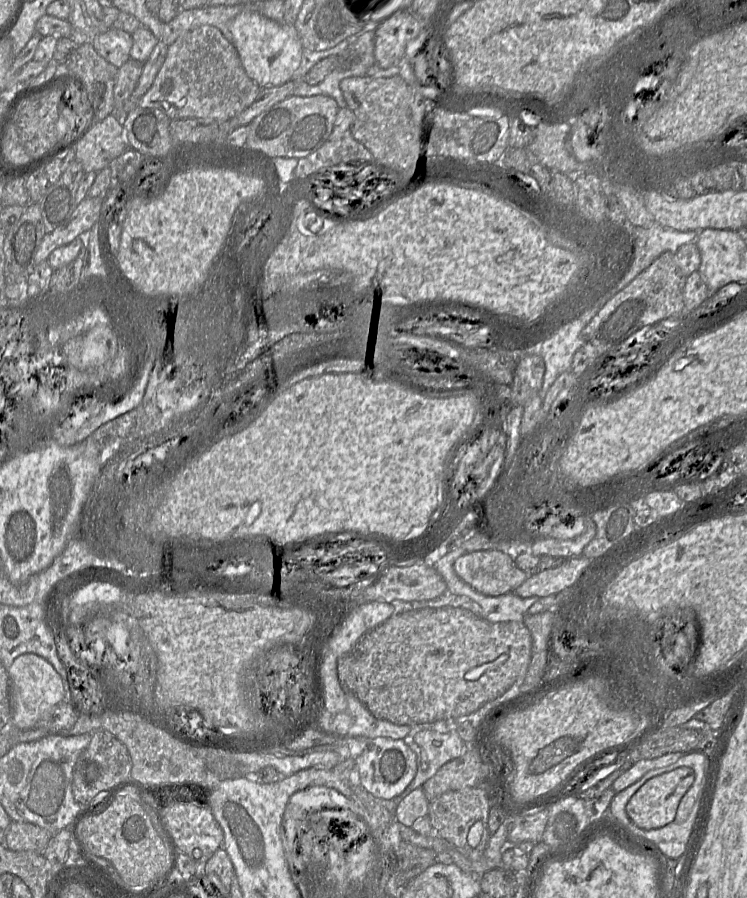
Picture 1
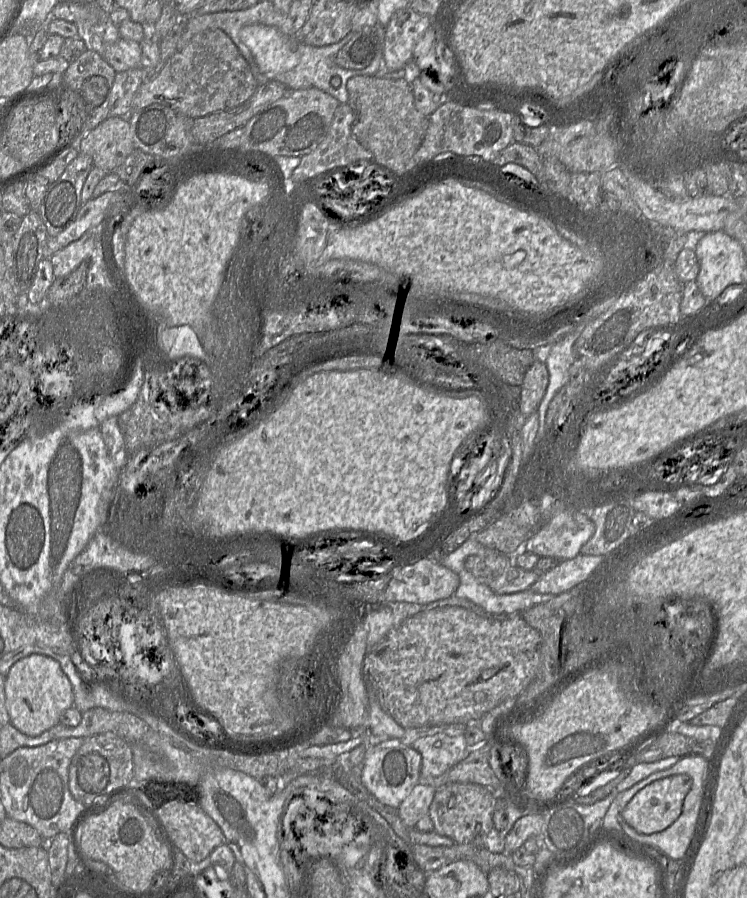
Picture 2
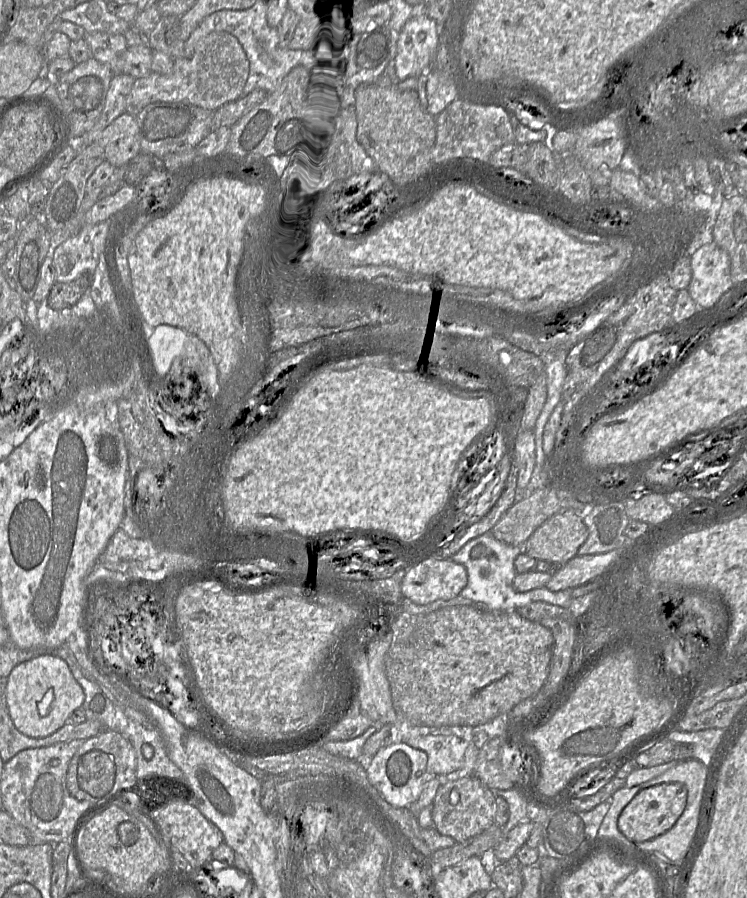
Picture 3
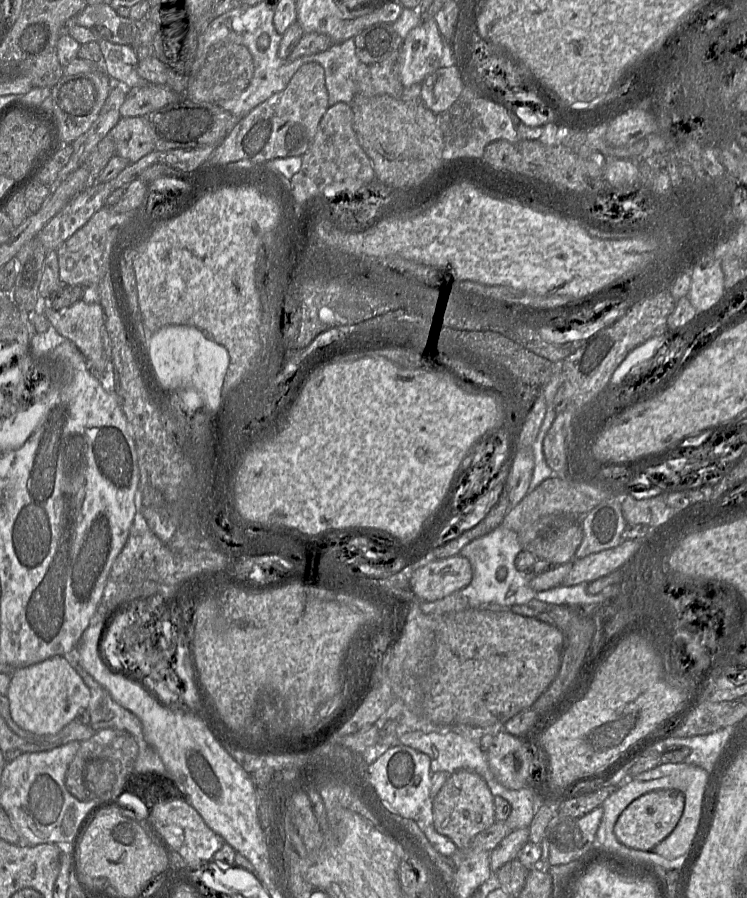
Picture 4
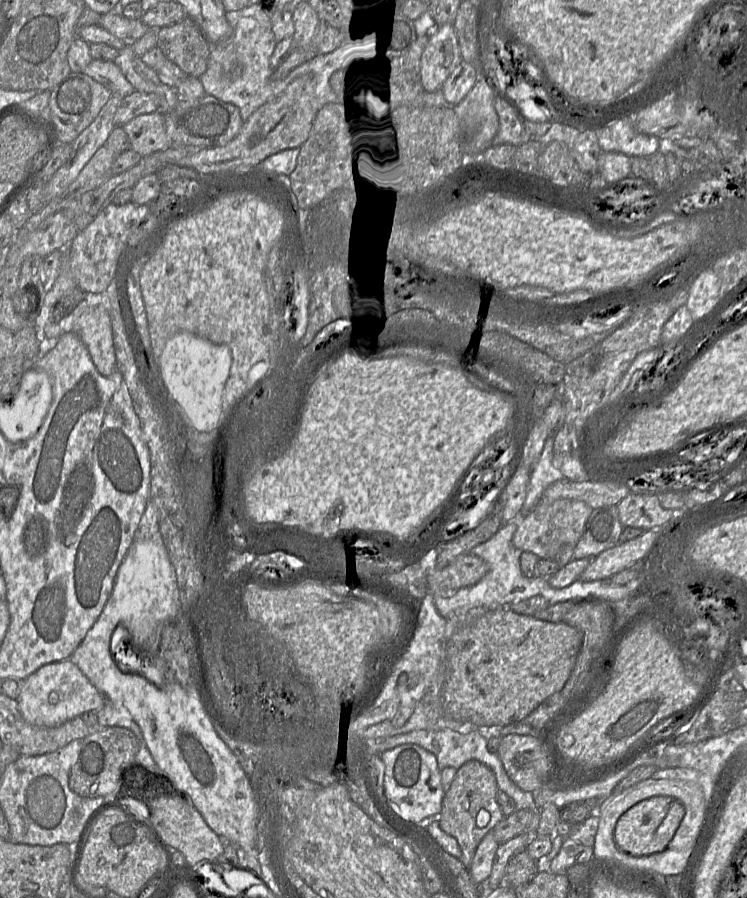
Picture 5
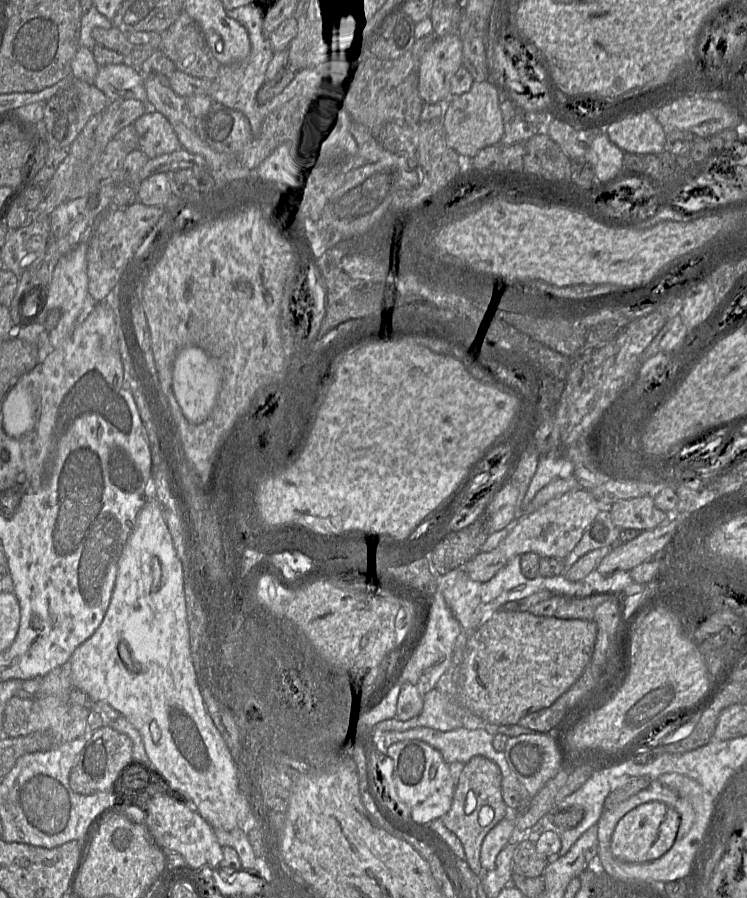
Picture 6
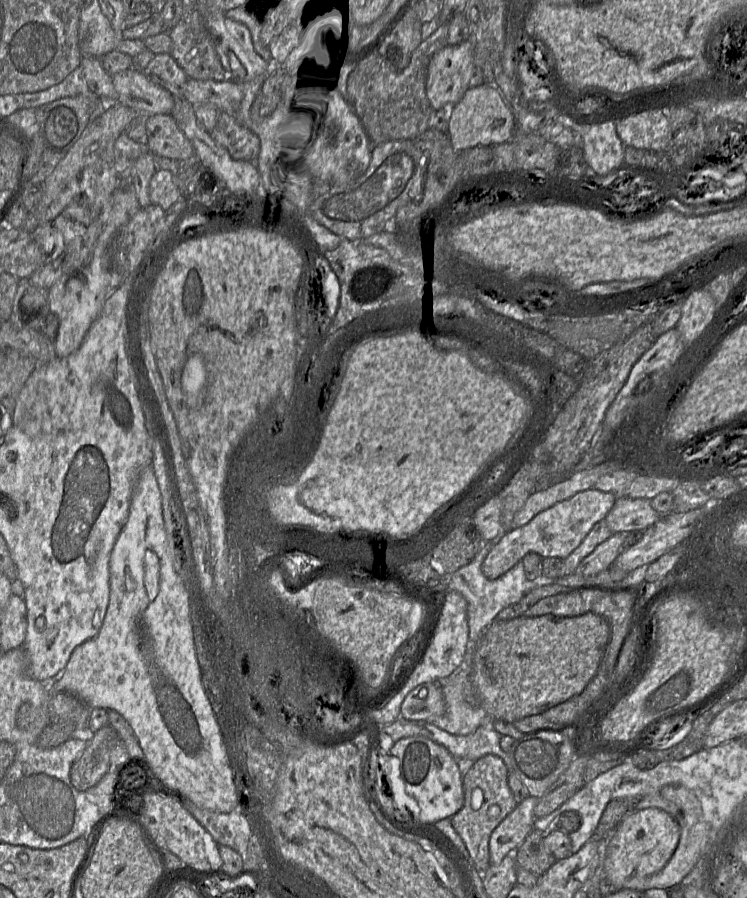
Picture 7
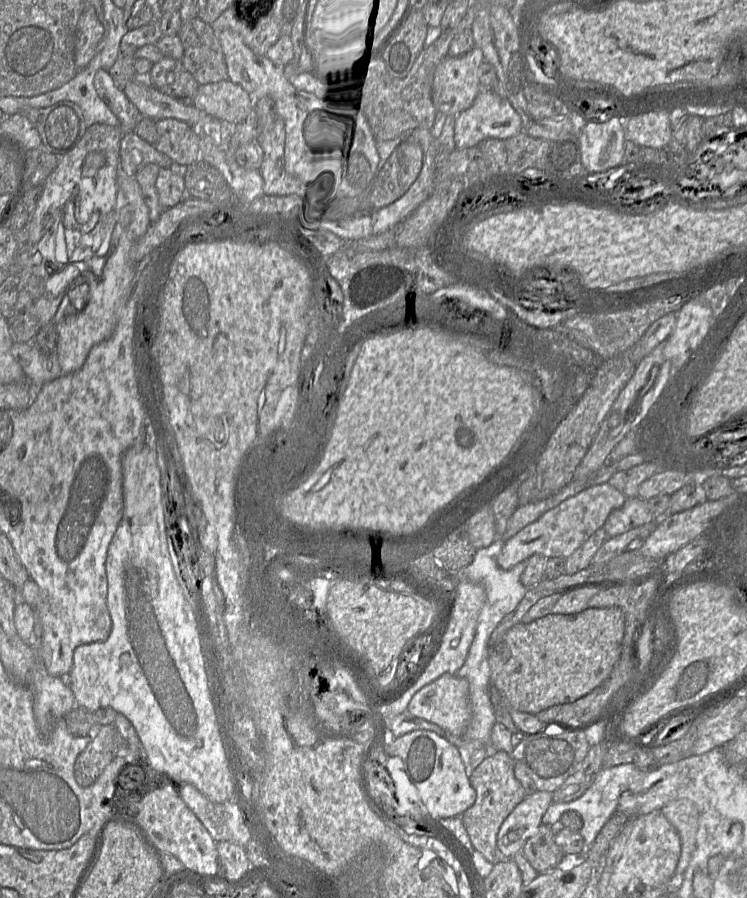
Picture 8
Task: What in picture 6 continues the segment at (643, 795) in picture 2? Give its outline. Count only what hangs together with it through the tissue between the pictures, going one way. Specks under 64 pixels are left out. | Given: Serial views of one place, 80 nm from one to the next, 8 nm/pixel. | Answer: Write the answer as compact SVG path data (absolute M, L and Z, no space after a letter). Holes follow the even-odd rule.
M659 801L643 803L627 812L616 824L611 838L611 852L624 862L642 863L664 855L674 844L680 826L680 814Z

